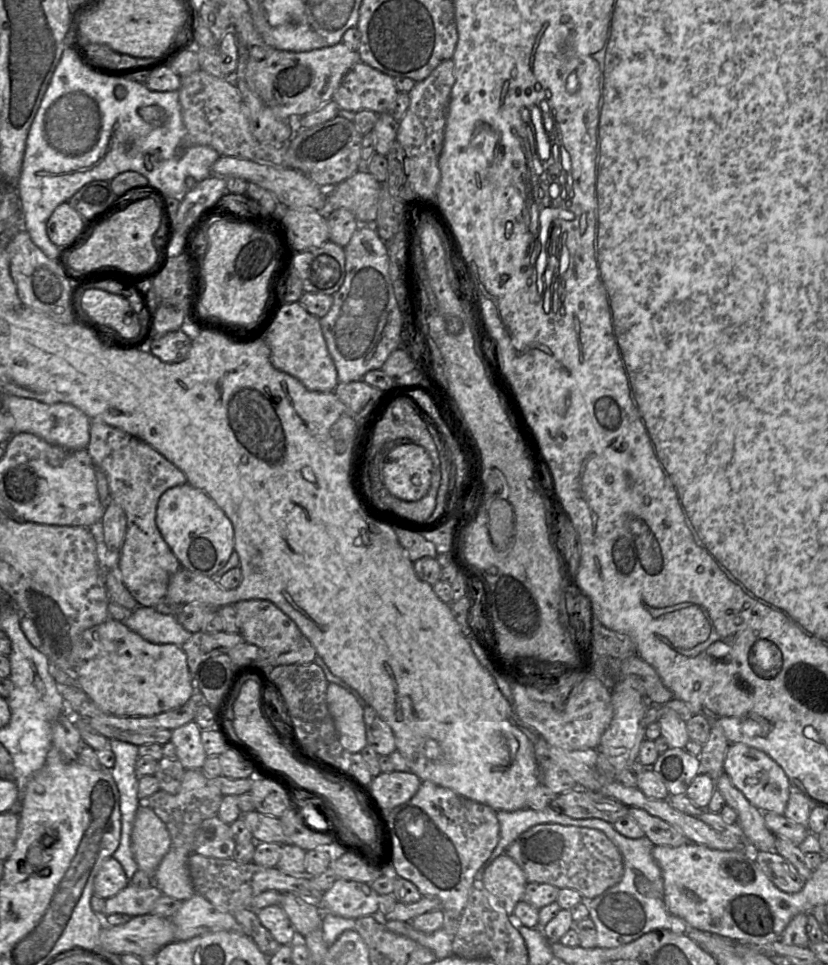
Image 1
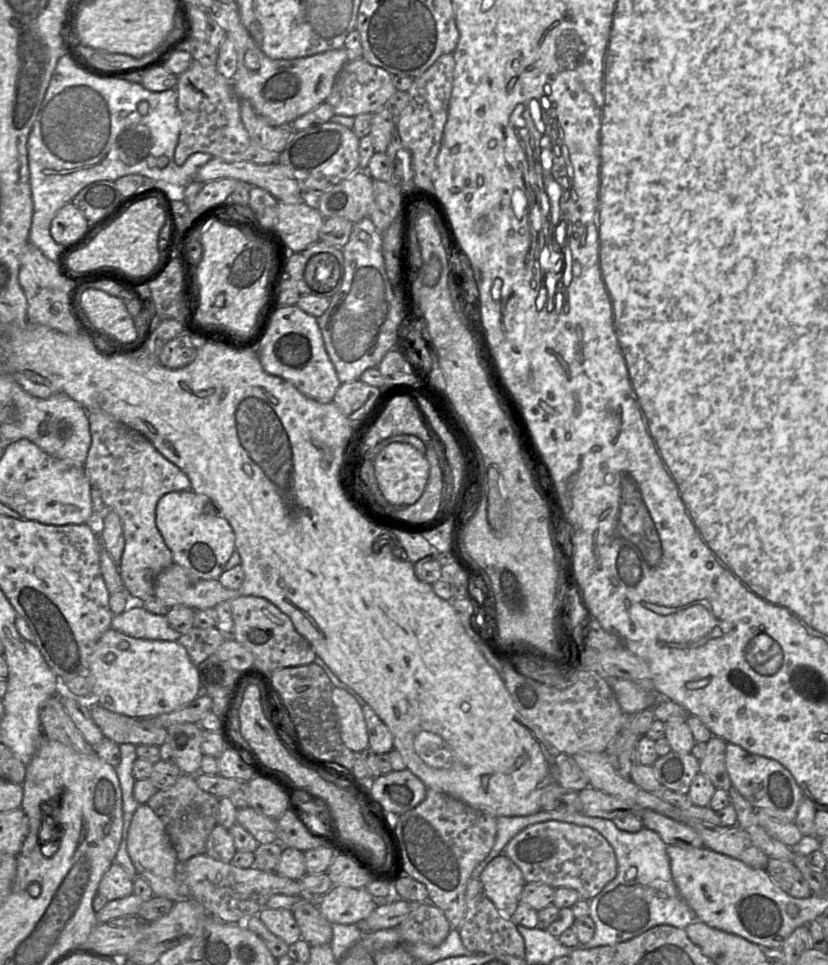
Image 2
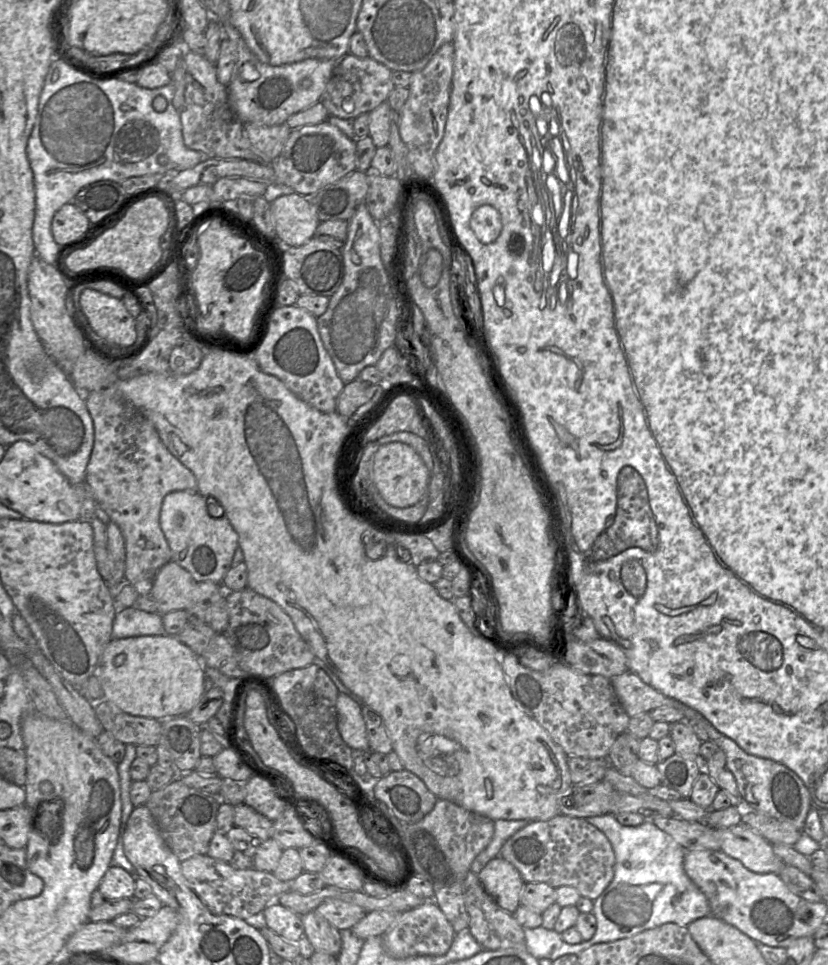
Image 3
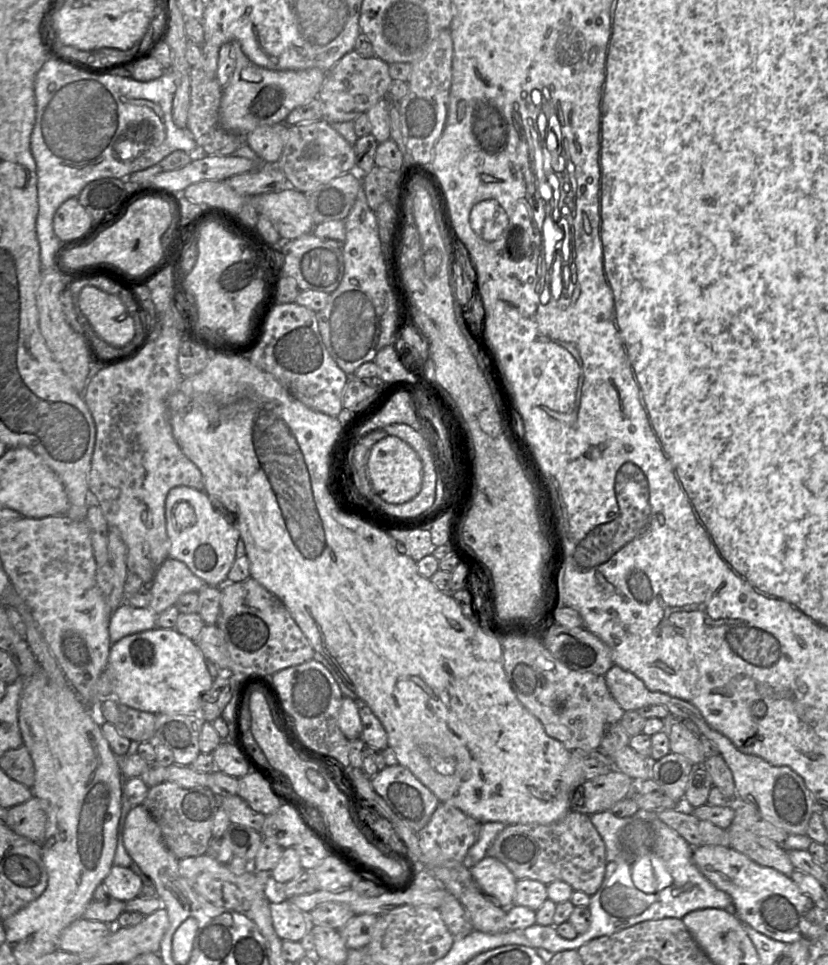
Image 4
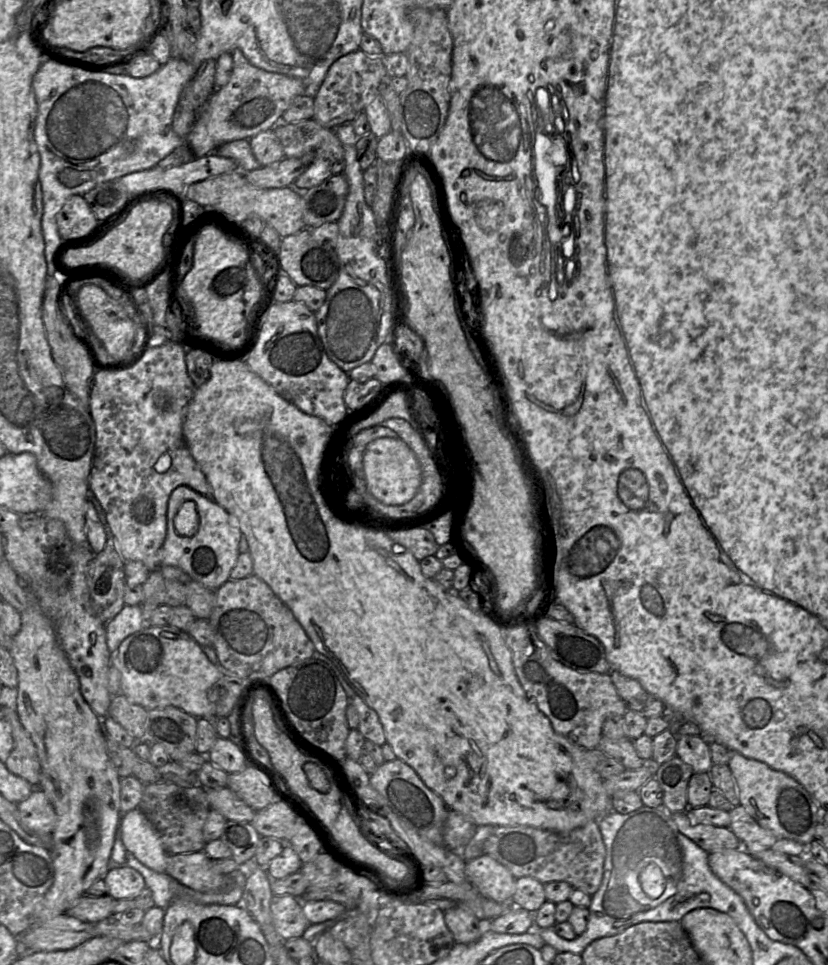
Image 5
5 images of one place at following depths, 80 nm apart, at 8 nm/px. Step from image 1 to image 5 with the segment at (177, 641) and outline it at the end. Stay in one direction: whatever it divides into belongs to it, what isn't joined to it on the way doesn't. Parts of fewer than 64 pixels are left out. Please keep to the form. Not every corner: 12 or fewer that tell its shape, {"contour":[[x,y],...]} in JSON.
{"contour":[[124,605],[106,623],[108,650],[144,628],[141,605]]}

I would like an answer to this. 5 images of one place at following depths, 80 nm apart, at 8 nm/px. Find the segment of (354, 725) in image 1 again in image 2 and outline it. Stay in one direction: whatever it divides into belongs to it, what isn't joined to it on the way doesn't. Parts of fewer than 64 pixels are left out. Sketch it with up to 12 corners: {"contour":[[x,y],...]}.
{"contour":[[335,687],[332,703],[342,742],[353,752],[369,747],[358,701]]}

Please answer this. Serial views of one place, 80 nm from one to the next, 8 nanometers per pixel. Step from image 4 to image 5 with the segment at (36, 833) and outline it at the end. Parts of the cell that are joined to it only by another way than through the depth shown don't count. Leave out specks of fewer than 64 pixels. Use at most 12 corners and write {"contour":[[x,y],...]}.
{"contour":[[38,788],[17,804],[22,826],[53,831],[56,813]]}

